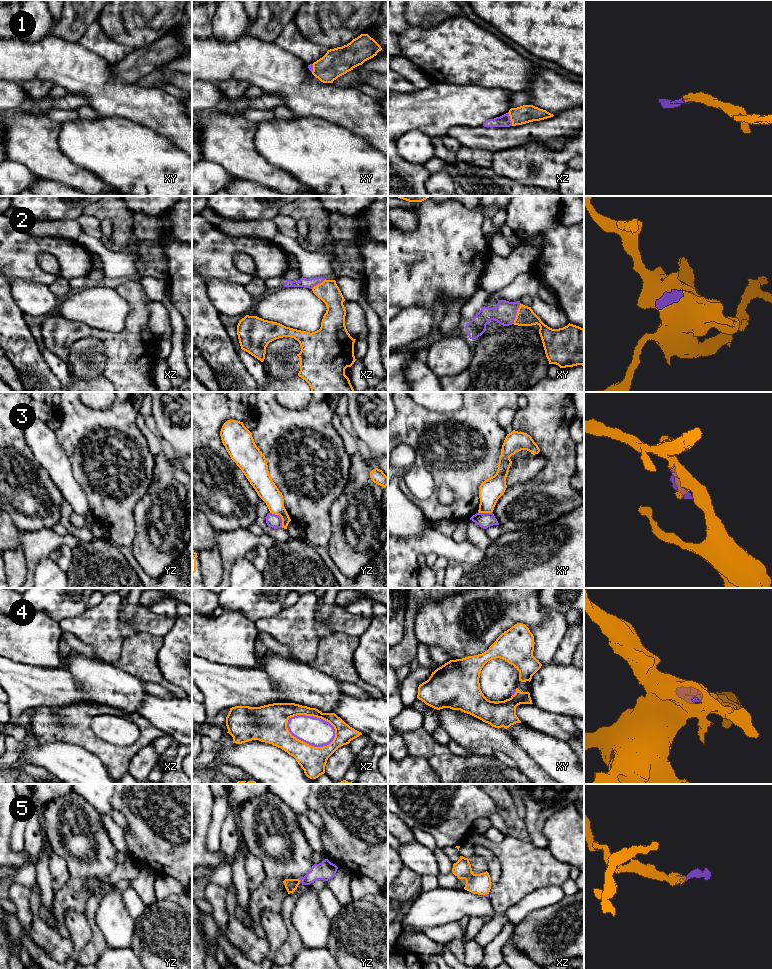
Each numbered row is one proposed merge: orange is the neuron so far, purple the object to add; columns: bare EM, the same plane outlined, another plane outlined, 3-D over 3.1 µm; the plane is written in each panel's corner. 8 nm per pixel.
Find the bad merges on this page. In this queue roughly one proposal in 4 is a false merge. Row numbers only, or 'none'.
3, 4

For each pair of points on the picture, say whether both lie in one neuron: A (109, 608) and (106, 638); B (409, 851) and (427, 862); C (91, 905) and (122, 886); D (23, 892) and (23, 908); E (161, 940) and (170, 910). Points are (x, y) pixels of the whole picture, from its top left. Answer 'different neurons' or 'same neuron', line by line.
A: same neuron
B: same neuron
C: different neurons
D: same neuron
E: same neuron

